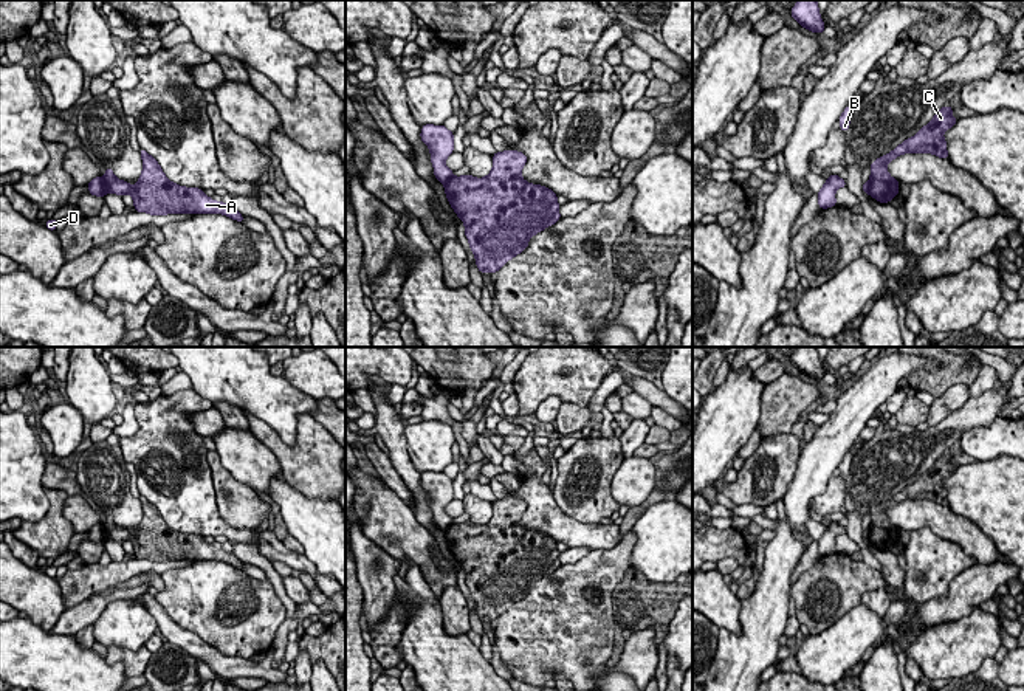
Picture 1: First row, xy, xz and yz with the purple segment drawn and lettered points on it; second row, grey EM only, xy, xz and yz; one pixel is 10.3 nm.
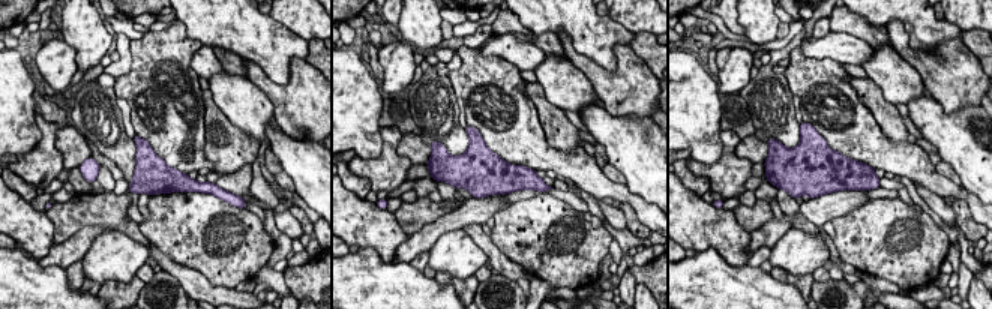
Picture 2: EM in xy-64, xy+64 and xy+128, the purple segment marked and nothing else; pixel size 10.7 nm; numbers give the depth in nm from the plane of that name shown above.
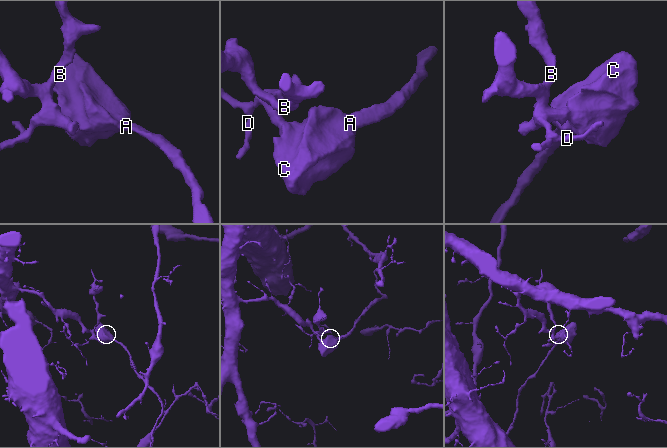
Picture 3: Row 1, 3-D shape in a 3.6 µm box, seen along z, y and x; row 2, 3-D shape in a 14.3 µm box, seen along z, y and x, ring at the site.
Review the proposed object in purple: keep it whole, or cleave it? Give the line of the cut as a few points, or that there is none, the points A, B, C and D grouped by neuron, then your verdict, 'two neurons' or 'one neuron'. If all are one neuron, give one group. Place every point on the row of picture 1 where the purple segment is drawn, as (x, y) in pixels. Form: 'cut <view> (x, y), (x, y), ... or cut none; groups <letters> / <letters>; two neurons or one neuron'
cut xy (101, 178), (104, 194); groups A C / B D; two neurons

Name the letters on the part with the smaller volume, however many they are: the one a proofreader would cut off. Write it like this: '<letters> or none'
A, C

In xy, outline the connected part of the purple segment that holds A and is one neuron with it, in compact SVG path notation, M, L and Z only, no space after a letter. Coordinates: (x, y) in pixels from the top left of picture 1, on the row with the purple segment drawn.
M139 149L143 158L143 172L135 186L113 175L112 167L105 167L104 195L113 192L119 197L130 194L136 212L152 215L166 214L223 214L243 223L243 215L223 201L214 201L203 189L184 187L172 183L144 149Z

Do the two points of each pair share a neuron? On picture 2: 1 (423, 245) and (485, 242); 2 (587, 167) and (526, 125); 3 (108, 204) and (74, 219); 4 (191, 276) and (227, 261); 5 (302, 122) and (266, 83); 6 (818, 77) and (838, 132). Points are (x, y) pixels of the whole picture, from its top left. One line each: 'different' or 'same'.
1: different
2: same
3: same
4: different
5: same
6: same

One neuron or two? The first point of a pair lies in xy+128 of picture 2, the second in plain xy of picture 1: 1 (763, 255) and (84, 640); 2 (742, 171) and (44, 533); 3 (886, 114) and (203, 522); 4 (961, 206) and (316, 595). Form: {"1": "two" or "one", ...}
{"1": "one", "2": "one", "3": "two", "4": "one"}

